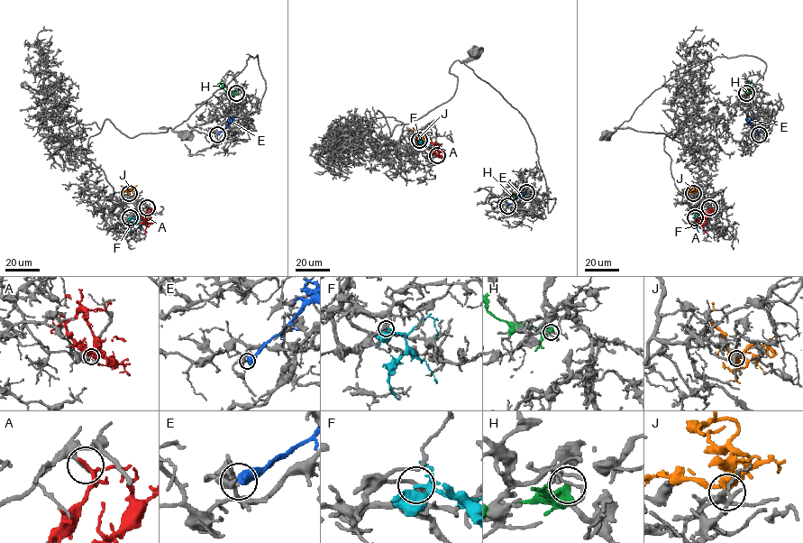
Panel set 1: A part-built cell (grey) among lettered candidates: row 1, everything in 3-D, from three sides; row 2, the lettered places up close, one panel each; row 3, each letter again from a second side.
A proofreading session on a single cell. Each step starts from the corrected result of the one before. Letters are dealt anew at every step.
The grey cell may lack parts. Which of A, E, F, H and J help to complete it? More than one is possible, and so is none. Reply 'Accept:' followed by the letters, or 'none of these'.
Accept: none of these

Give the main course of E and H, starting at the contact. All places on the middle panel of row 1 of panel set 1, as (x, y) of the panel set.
E: (507, 206), (519, 198)
H: (526, 192), (510, 197), (506, 200)

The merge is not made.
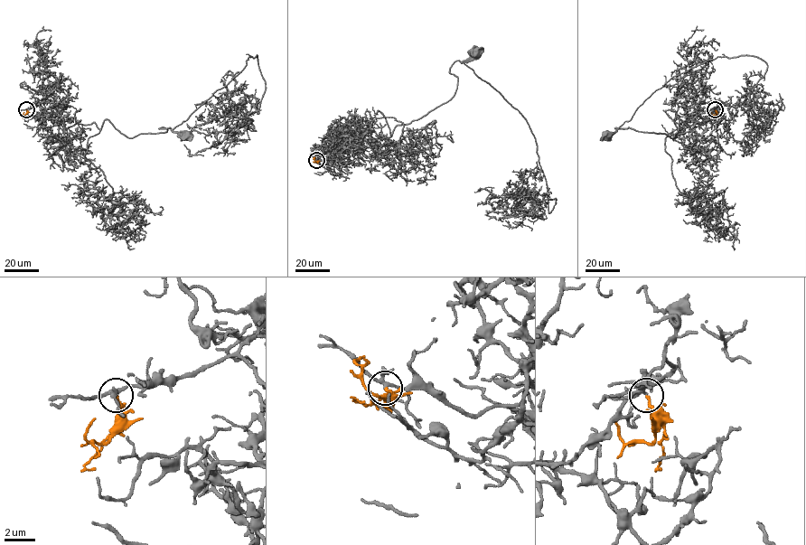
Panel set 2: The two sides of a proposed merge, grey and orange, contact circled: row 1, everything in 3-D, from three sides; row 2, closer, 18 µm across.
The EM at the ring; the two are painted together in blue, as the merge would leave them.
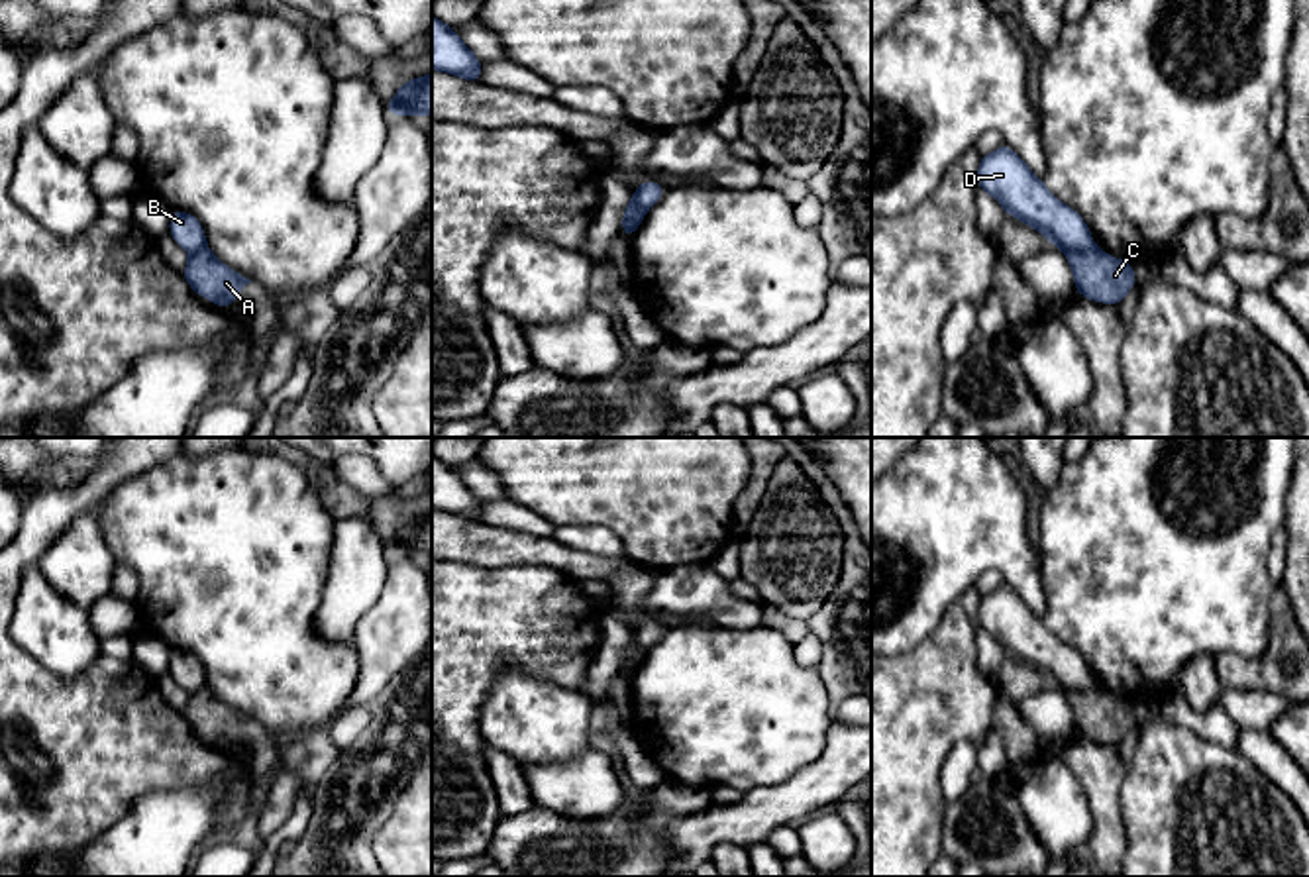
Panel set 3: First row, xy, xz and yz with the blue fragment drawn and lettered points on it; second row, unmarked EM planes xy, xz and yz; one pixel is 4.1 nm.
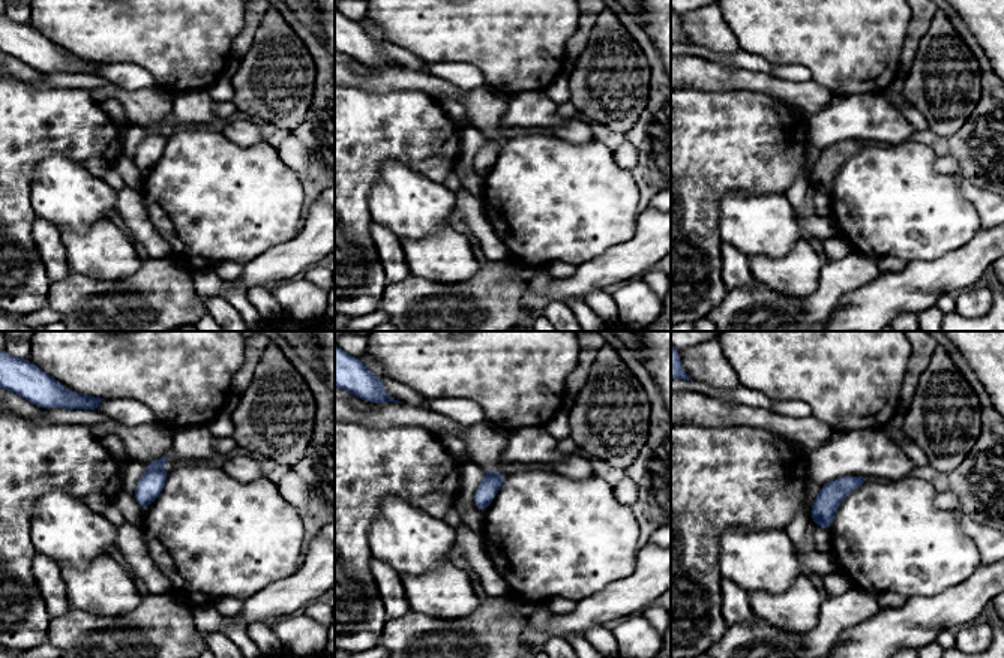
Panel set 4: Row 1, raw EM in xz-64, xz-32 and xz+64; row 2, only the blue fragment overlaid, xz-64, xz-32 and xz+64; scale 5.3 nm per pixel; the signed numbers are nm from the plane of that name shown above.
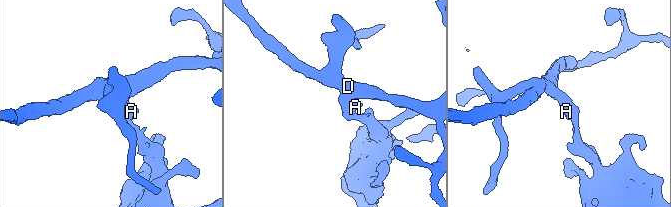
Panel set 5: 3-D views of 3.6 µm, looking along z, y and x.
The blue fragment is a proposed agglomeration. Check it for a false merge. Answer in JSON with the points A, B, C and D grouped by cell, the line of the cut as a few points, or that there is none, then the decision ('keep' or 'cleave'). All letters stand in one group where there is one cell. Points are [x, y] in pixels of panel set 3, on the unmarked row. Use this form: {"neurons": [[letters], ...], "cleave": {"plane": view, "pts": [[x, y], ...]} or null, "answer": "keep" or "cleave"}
{"neurons": [["A", "C"], ["B", "D"]], "cleave": {"plane": "xz", "pts": [[634, 632], [636, 656], [623, 670]]}, "answer": "cleave"}

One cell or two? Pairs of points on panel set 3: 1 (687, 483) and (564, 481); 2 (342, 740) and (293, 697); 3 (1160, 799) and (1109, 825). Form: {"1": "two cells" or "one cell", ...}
{"1": "one cell", "2": "two cells", "3": "two cells"}

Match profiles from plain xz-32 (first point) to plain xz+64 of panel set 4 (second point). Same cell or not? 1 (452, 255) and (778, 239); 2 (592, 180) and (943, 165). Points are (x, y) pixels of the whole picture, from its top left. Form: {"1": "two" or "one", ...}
{"1": "two", "2": "two"}

